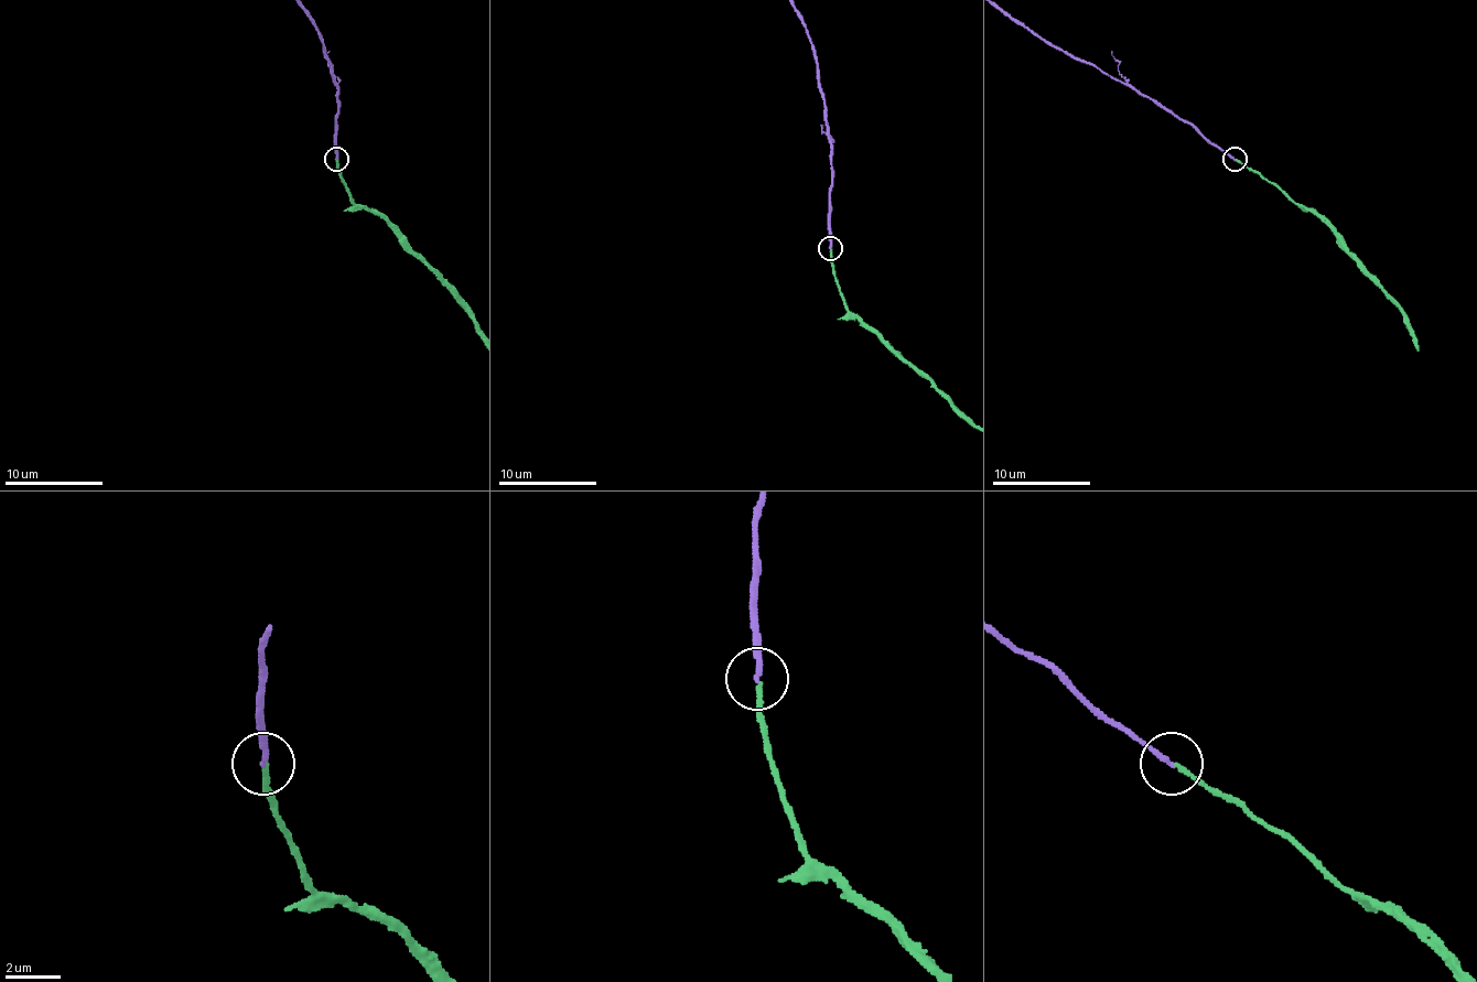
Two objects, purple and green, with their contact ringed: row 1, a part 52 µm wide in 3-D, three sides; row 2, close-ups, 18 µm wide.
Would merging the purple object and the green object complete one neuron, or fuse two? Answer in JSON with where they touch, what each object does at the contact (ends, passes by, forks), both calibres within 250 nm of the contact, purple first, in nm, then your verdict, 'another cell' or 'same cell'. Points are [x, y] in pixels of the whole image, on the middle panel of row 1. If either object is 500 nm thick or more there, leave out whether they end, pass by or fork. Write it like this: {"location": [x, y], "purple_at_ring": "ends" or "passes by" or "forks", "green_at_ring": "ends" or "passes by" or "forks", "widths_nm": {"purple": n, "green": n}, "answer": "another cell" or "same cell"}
{"location": [830, 248], "purple_at_ring": "ends", "green_at_ring": "ends", "widths_nm": {"purple": 190, "green": 160}, "answer": "same cell"}

